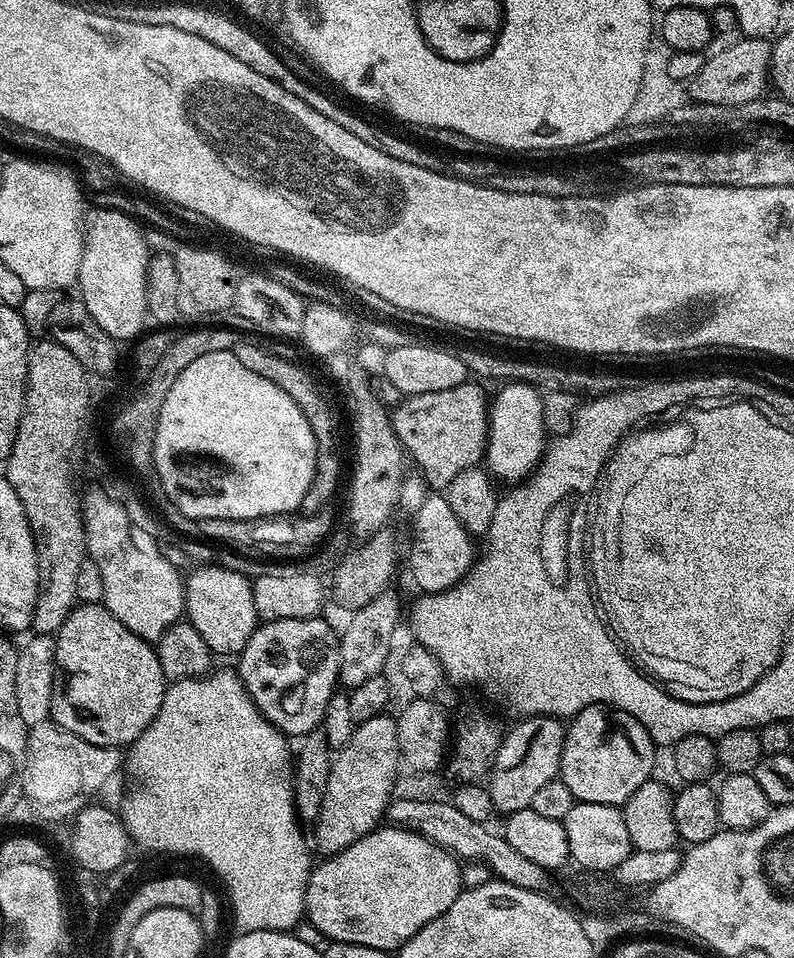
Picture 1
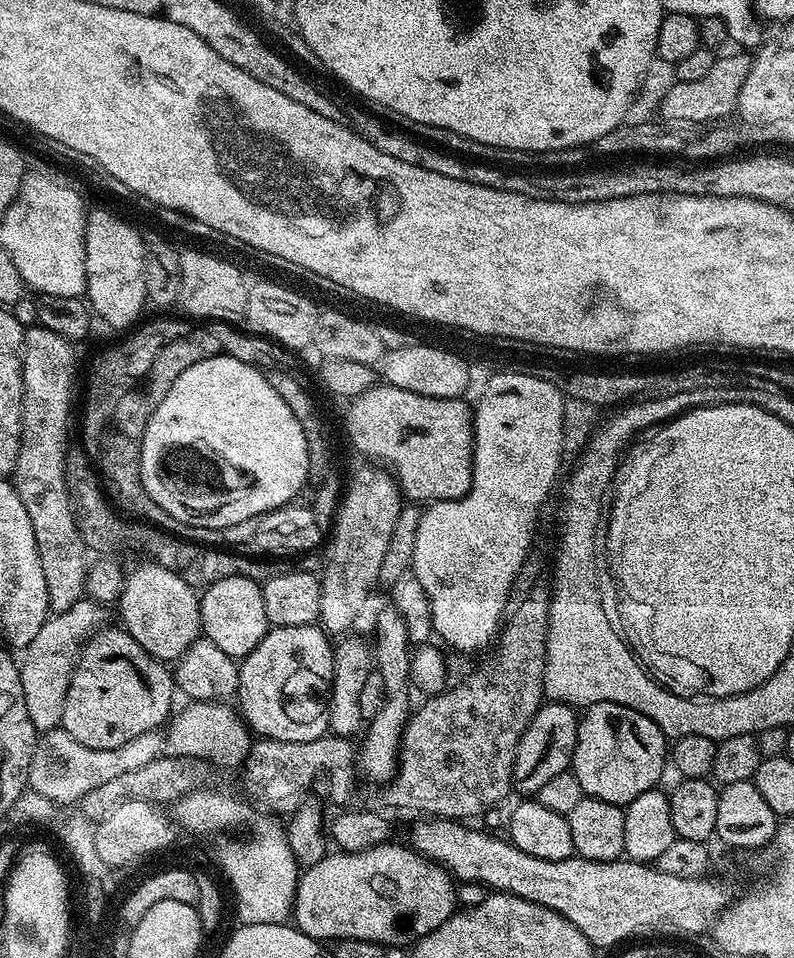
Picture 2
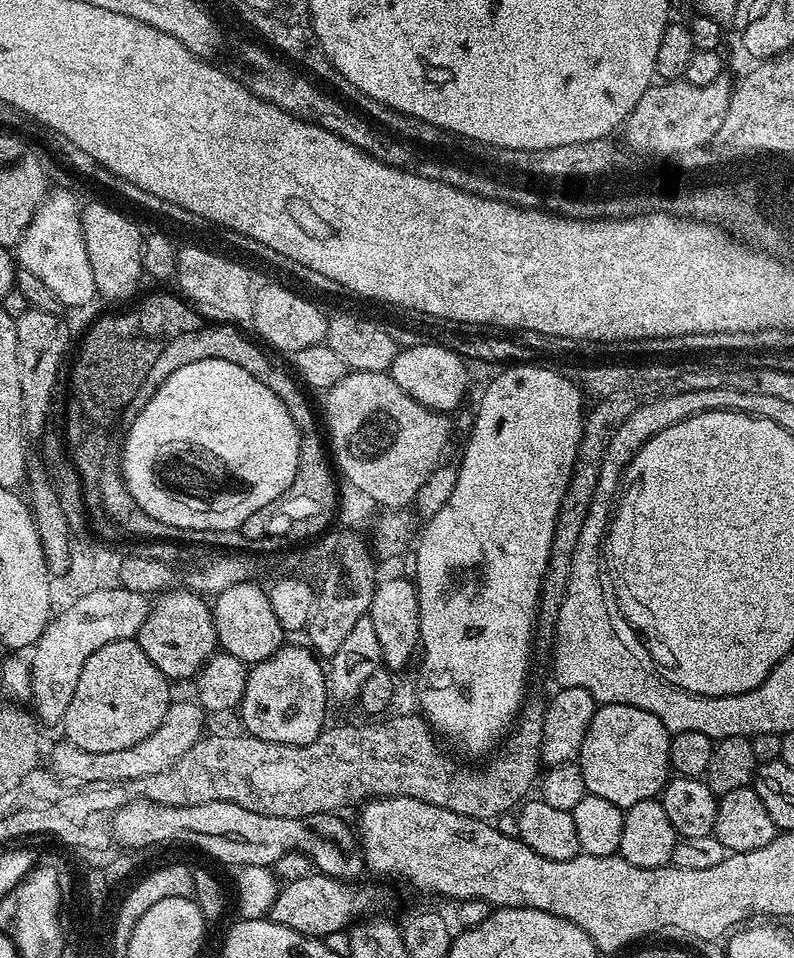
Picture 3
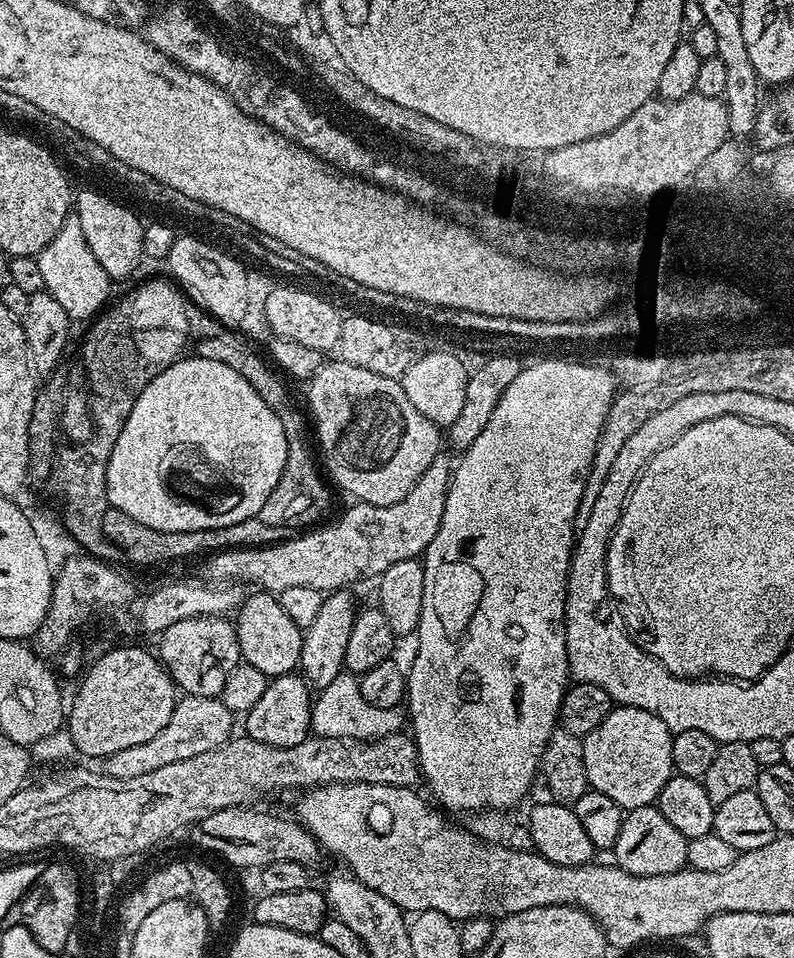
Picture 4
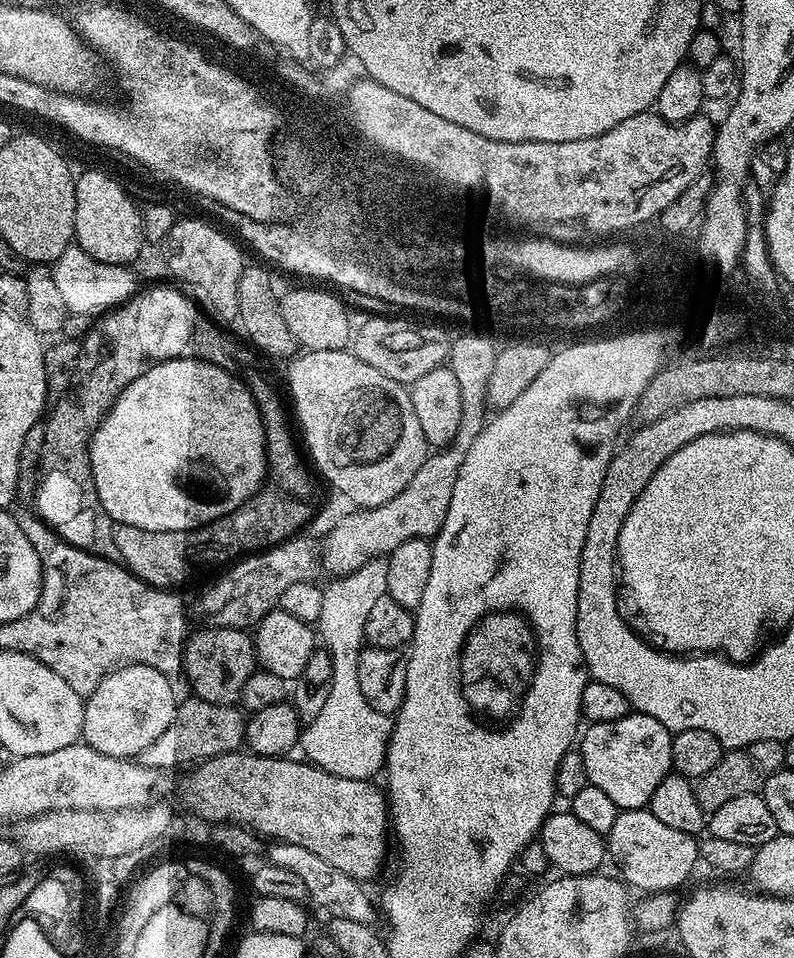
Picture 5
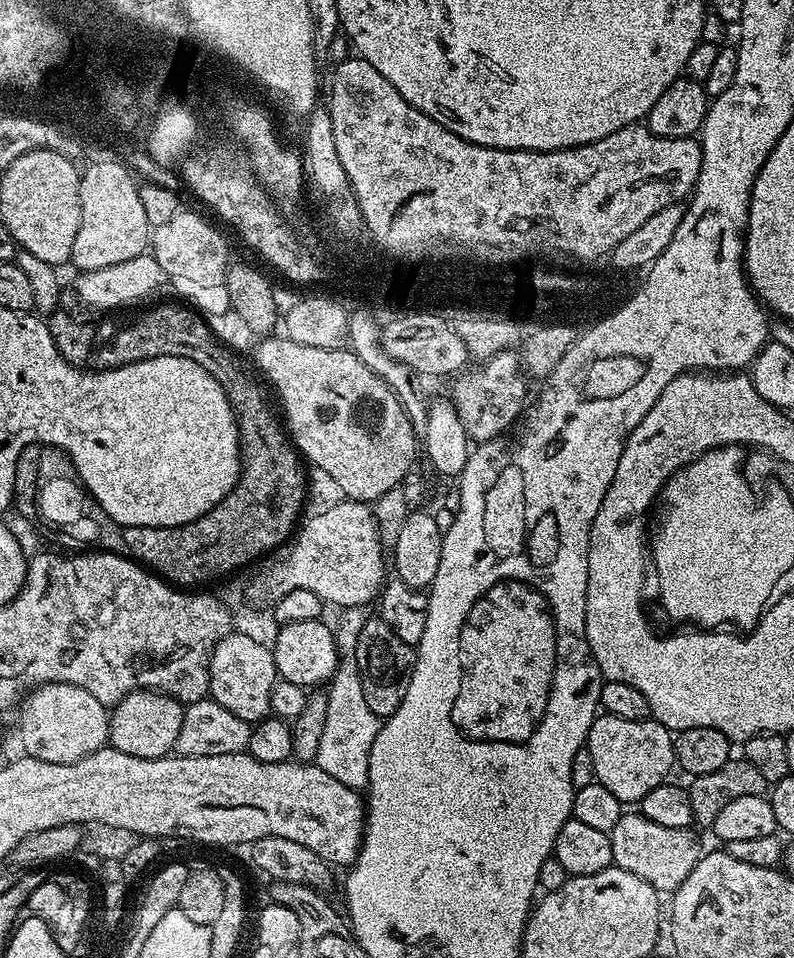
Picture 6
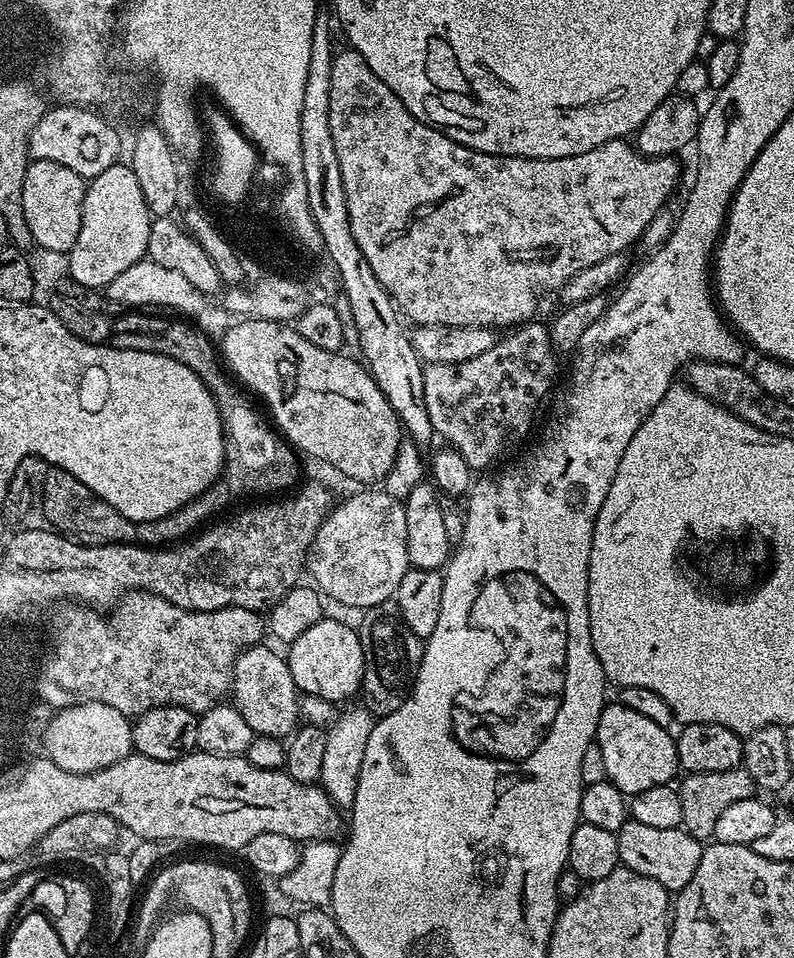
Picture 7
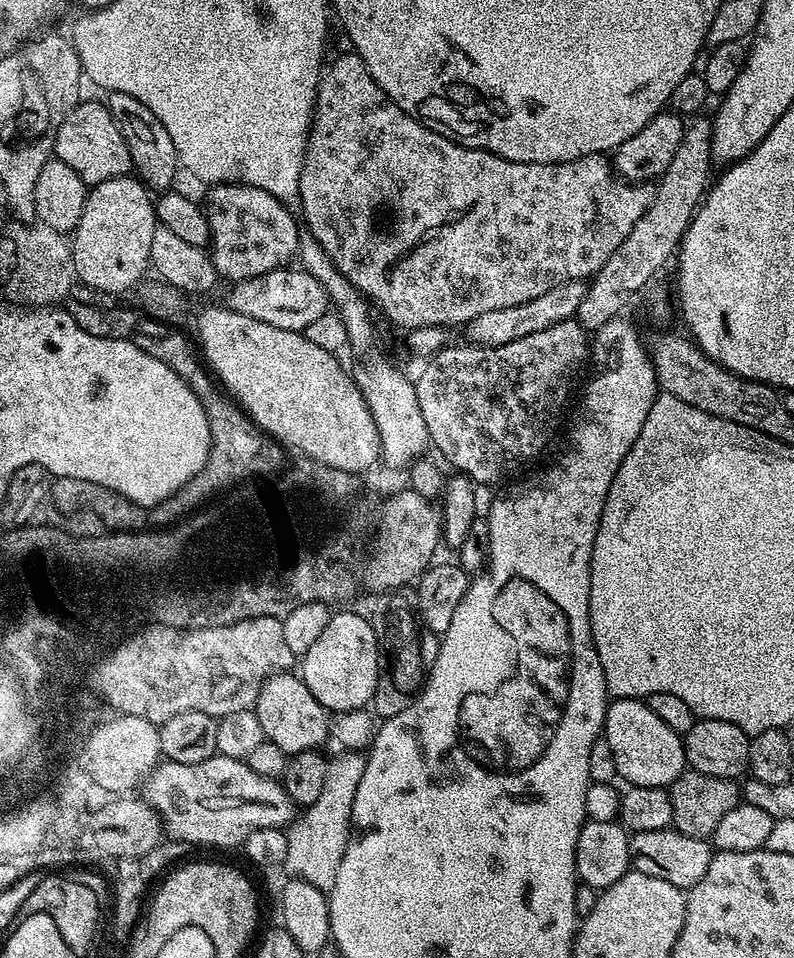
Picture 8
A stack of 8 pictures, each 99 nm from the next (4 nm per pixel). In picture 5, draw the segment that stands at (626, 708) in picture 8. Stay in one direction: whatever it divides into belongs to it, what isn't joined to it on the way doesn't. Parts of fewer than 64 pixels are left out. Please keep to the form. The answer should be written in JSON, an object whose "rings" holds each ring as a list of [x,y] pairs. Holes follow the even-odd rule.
{"rings":[[[635,710],[610,722],[589,723],[578,740],[578,750],[586,762],[588,783],[598,786],[598,790],[607,794],[621,810],[645,807],[654,790],[658,790],[658,782],[662,782],[662,778],[673,771],[672,738],[673,733],[668,732],[658,718],[650,718]]]}

